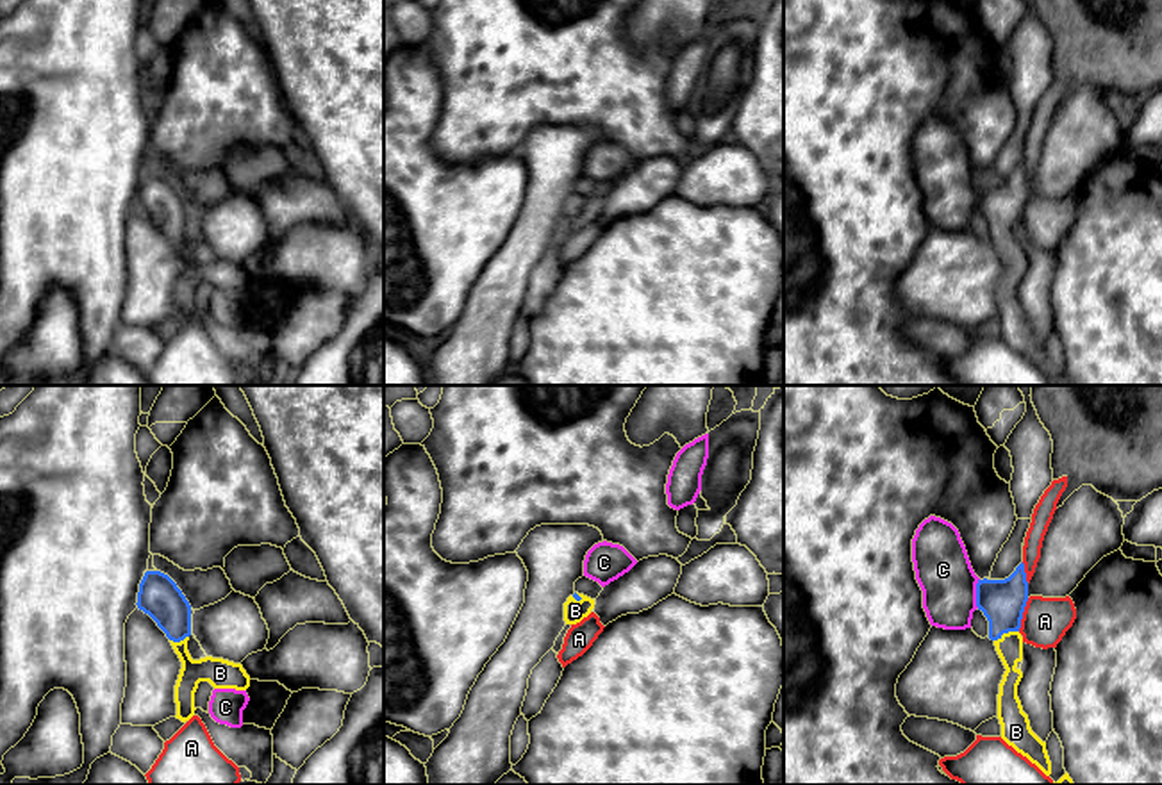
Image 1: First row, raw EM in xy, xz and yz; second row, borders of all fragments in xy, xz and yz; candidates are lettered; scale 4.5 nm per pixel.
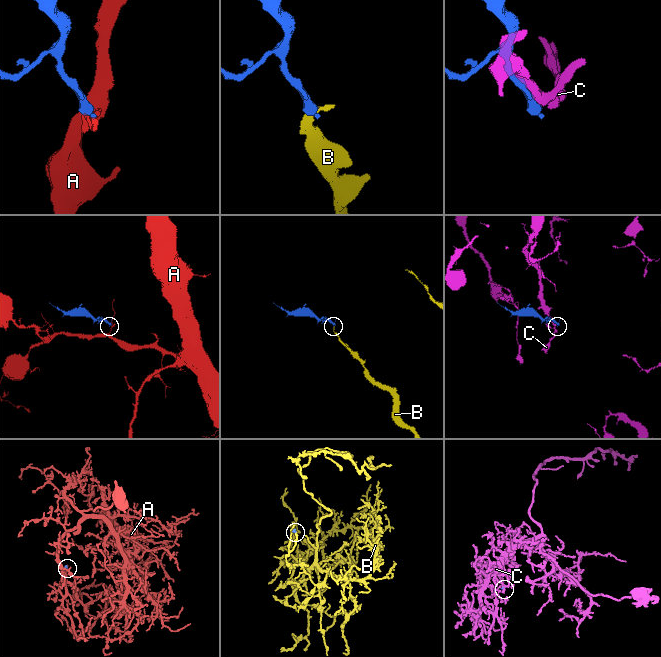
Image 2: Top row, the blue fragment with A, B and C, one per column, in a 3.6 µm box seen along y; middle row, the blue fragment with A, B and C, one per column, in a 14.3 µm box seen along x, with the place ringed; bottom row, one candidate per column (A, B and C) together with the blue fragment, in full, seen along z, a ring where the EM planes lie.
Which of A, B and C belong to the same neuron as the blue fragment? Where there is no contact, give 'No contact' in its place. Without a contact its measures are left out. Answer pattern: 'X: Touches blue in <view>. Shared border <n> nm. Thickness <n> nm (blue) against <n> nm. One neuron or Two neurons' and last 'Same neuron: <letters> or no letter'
A: Touches blue in yz. Shared border 160 nm. Thickness 200 nm (blue) against 220 nm. Two neurons
B: Touches blue in yz. Shared border 120 nm. Thickness 200 nm (blue) against 120 nm. One neuron
C: Touches blue in yz. Shared border 140 nm. Thickness 200 nm (blue) against 260 nm. Two neurons
Same neuron: B

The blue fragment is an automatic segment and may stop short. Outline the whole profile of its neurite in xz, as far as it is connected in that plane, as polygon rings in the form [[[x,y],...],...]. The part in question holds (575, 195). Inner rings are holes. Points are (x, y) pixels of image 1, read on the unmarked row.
[[[575,193],[564,203],[564,221],[566,221],[566,225],[580,223],[584,218],[587,218],[591,214],[593,209],[594,209],[594,200]]]

